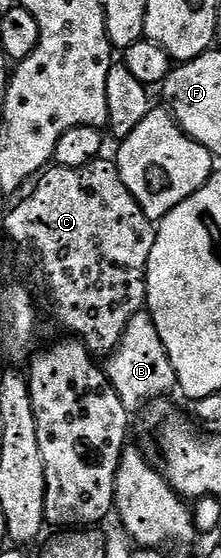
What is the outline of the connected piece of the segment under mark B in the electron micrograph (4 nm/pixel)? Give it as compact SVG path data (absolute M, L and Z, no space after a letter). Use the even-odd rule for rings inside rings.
M143 309L131 317L123 337L117 348L103 363L105 376L111 381L115 393L119 393L119 401L130 413L137 413L140 407L148 405L152 399L165 395L177 387L175 369L171 369L171 357L167 357L167 349L163 349L163 341L159 341L159 329L155 329L155 321Z

